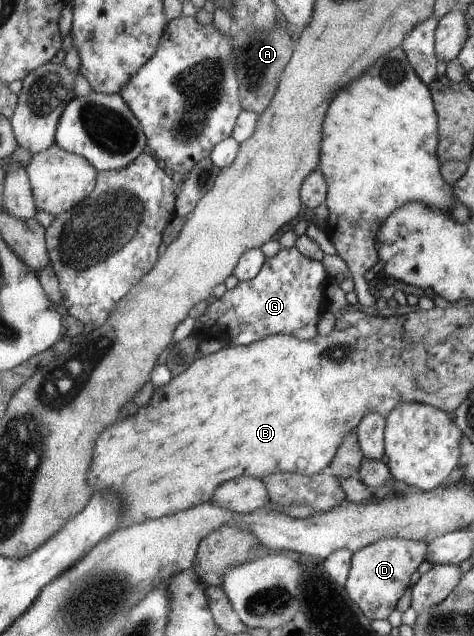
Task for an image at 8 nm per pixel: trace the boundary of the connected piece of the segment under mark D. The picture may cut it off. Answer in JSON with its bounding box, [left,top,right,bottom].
[344,538,427,620]

